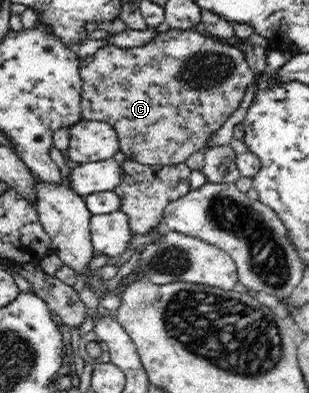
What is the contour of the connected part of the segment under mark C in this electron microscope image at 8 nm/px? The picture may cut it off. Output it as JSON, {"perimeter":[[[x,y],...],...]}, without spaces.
{"perimeter":[[[173,29],[159,33],[148,43],[140,45],[140,47],[121,48],[114,45],[106,45],[99,48],[93,55],[81,59],[80,75],[82,78],[82,97],[81,97],[81,118],[88,121],[100,120],[106,122],[114,128],[116,136],[118,136],[119,151],[124,153],[127,159],[132,159],[139,164],[177,164],[185,163],[189,155],[194,152],[205,151],[206,143],[209,137],[220,127],[226,123],[226,120],[240,107],[240,103],[244,99],[247,89],[255,83],[254,70],[244,58],[244,54],[240,47],[230,46],[220,42],[216,37],[212,37],[207,33],[200,33],[193,30]]]}

